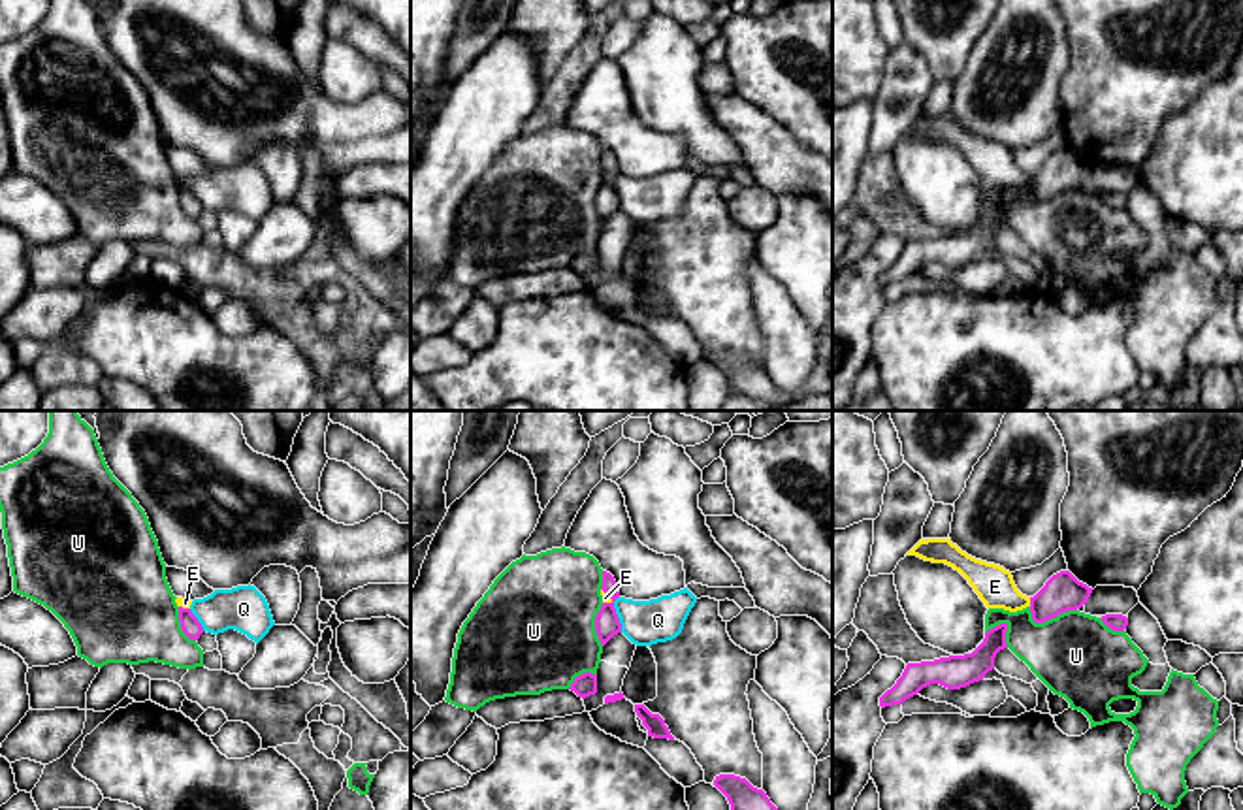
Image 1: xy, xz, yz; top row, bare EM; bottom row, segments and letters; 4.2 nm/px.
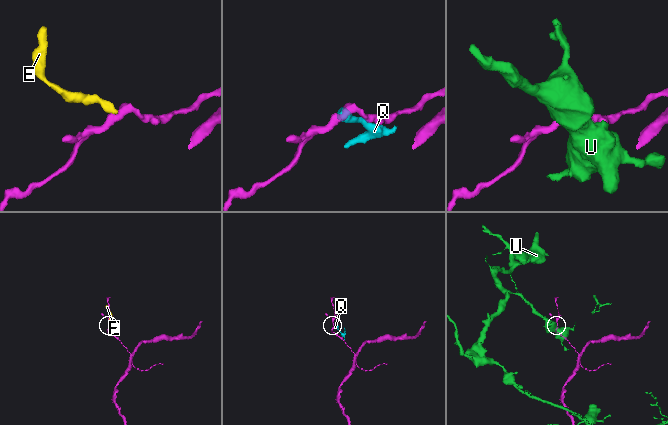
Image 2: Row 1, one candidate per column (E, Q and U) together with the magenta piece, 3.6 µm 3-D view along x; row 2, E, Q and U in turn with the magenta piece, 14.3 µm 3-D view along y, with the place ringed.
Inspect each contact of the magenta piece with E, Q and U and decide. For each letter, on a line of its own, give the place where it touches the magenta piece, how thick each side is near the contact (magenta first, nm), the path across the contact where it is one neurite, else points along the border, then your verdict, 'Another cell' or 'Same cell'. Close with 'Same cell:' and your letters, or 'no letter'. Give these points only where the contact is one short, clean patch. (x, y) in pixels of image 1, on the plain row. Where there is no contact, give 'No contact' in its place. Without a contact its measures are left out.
E: Touches magenta at yz (1031, 179). Thickness 170 nm (magenta) against 160 nm. Boundary: yz (1029, 176), (1031, 183). Another cell
Q: Touches magenta at xz (616, 193). Thickness 110 nm (magenta) against 190 nm. Boundary: xz (618, 174), (614, 191), (622, 210). Another cell
U: Touches magenta at yz (1049, 196). Thickness 170 nm (magenta) against 360 nm. Another cell
Same cell: no letter

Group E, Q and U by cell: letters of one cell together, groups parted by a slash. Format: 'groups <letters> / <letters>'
groups E Q / U

